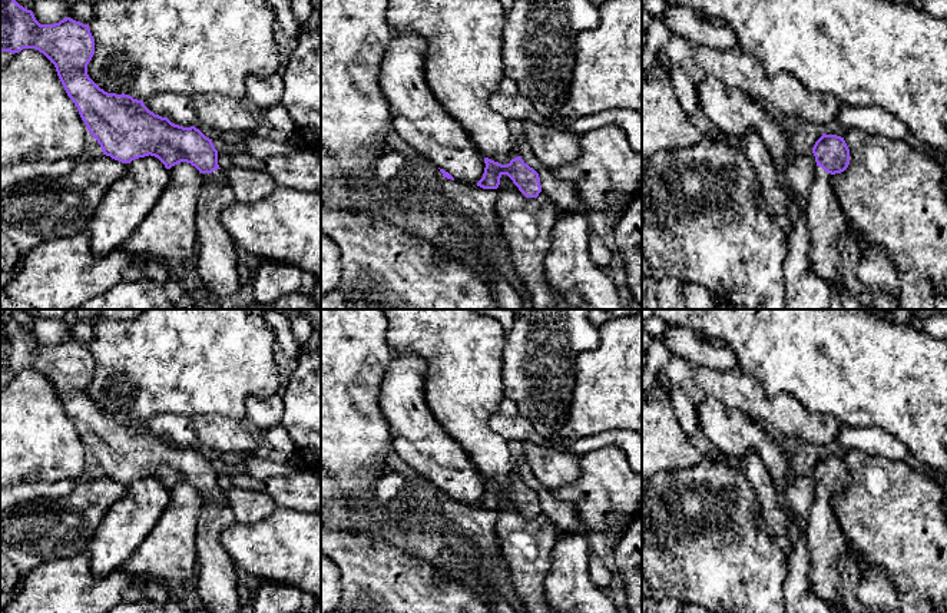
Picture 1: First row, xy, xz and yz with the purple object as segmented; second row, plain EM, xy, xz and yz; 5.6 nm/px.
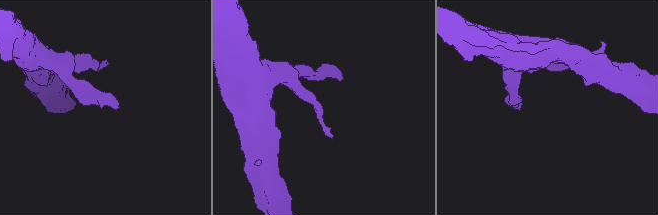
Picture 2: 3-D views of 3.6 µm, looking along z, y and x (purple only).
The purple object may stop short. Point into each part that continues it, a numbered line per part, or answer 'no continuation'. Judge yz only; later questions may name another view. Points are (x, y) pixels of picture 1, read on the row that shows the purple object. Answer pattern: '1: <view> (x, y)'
1: yz (825, 221)

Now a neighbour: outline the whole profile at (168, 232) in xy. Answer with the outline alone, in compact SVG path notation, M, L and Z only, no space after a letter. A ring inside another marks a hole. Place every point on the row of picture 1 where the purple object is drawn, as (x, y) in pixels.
M181 162L169 169L169 182L142 223L122 249L178 266L195 256L198 246L196 209L202 173Z

